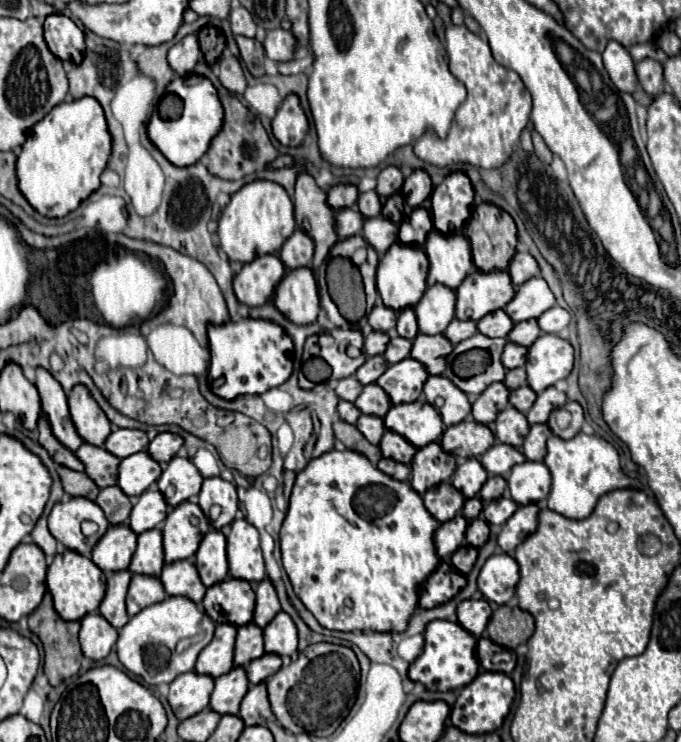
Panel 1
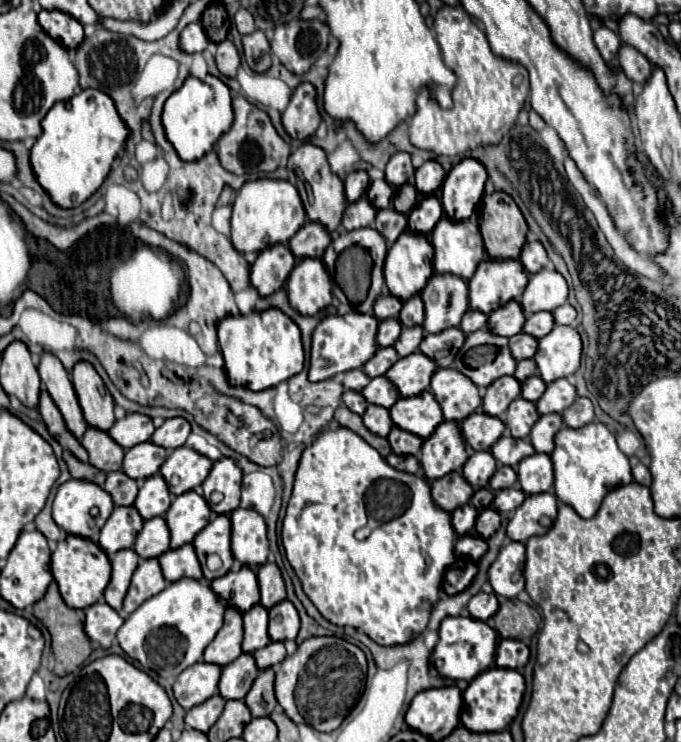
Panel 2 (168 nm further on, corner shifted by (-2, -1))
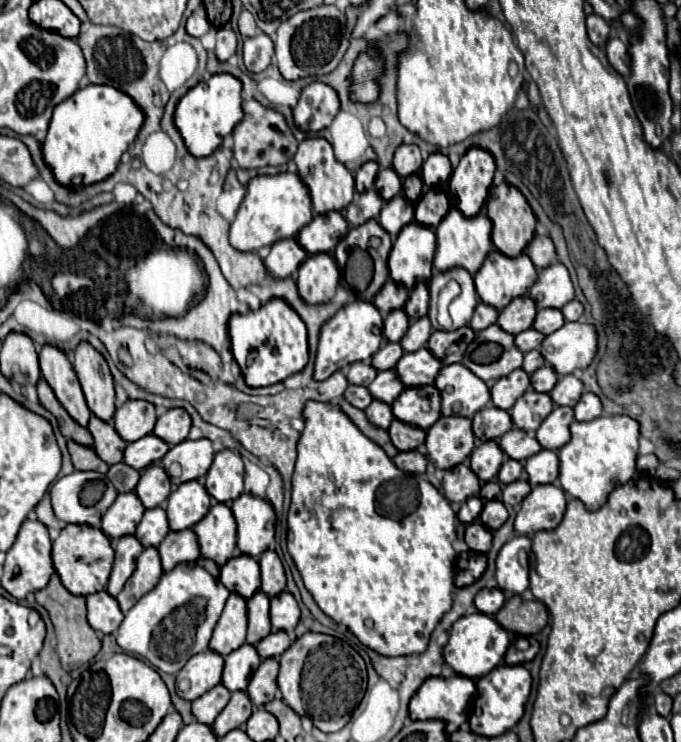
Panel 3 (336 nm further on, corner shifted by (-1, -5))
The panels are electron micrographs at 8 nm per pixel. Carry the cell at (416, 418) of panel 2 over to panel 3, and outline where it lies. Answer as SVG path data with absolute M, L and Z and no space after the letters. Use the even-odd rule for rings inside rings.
M435 385L407 387L393 403L393 415L405 423L429 429L441 417L441 393Z

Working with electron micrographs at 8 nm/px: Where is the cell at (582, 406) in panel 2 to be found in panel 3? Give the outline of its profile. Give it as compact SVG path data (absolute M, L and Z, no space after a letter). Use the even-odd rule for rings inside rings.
M583 393L581 401L575 405L575 419L577 421L591 421L601 417L603 405L595 393Z

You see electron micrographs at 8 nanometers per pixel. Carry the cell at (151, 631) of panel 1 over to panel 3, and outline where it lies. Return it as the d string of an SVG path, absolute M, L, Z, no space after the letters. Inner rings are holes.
M199 557L201 563L179 563L171 571L163 573L157 585L145 593L125 615L117 629L117 645L165 673L179 673L183 665L197 653L209 649L209 639L223 605L229 597L219 575L211 569L209 559Z

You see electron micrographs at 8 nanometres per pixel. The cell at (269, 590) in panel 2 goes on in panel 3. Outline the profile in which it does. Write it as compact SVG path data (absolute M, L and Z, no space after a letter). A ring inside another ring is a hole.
M265 551L259 557L261 565L261 591L269 597L275 597L285 589L285 571L281 565L281 559L275 551Z

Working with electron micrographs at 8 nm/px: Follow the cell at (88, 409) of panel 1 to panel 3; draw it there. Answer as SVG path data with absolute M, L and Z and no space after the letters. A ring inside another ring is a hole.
M81 341L73 353L73 367L91 413L103 421L111 421L115 413L115 389L105 357L93 345Z

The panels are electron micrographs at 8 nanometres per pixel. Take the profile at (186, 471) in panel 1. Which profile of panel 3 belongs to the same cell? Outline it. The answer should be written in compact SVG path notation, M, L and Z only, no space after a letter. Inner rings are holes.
M185 439L177 445L173 445L167 455L161 459L163 467L167 469L173 461L177 461L183 469L183 473L179 477L173 477L171 483L173 485L181 485L185 481L191 481L191 479L203 479L205 473L209 471L209 465L213 463L213 447L211 447L211 441L209 439Z

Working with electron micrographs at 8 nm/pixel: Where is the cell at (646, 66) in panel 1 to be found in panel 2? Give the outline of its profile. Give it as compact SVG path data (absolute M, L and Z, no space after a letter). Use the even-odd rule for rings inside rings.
M622 45L620 51L618 51L618 61L620 61L620 67L624 71L624 75L634 81L634 83L646 83L646 79L652 75L652 65L650 61L638 53L634 47L630 45Z

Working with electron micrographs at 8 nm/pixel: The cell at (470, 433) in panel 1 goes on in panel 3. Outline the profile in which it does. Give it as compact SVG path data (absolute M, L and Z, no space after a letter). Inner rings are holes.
M491 405L481 409L481 411L477 411L477 415L473 417L473 433L481 441L499 439L511 427L513 427L511 415L507 411L503 411L503 409L491 407Z

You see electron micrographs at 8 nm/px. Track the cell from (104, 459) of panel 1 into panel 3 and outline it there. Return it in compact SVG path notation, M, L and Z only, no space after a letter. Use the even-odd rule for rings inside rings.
M91 415L87 429L91 431L91 435L95 439L93 449L105 463L115 465L115 463L123 461L123 451L125 451L127 443L119 437L119 433L115 431L115 427L111 423L101 421L97 415Z

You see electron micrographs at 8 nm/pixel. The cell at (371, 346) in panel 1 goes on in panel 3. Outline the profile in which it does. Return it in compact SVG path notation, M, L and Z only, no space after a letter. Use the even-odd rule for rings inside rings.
M395 309L385 317L383 335L387 341L399 341L405 335L407 327L409 327L409 317L407 317L405 309Z

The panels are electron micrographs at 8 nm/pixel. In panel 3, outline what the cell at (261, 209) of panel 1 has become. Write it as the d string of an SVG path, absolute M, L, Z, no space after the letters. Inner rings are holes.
M297 173L257 175L247 183L245 199L231 223L229 243L239 251L257 251L279 239L295 237L313 219L313 203L307 185Z

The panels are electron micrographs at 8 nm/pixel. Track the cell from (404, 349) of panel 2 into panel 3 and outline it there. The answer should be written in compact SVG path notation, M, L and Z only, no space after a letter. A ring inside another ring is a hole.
M419 317L419 319L415 319L415 321L409 325L405 337L401 339L401 347L403 347L405 351L409 351L409 353L411 353L411 351L417 351L417 349L421 349L421 347L427 345L429 337L431 337L429 317Z

